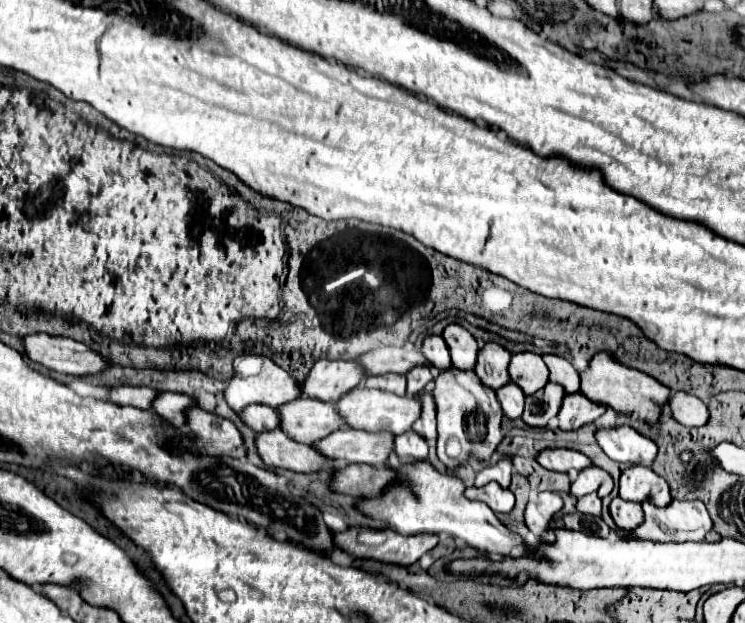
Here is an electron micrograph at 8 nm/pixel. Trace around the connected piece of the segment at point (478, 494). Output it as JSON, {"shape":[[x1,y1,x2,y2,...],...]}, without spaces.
{"shape":[[495,481,485,487,469,487,465,491,465,497,487,503,495,513,509,513,515,507,513,493,509,493,509,489,503,489]]}

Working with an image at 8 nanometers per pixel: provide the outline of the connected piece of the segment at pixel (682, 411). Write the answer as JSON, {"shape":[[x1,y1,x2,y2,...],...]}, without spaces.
{"shape":[[677,391,671,395,669,409,673,417,685,427,701,427,709,419,707,405,699,397,689,395,685,391]]}

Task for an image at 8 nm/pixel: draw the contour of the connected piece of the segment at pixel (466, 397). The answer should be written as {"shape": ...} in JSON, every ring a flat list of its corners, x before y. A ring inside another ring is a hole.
{"shape":[[449,367,439,371,437,379,435,379,435,389,433,389,433,397,435,397,435,405,437,405,437,431,439,431,439,439,437,439,437,455,439,459,449,467,455,469,459,463,463,463,471,453,477,455,479,459,487,461,491,457,491,453,495,451,495,447,499,445,499,441,503,439,501,435,501,405,495,397,495,391,489,389,487,385,481,383,481,379,477,377,477,373,463,371,457,367],[449,437,457,437,461,451,457,457,449,457,445,453,445,441]]}

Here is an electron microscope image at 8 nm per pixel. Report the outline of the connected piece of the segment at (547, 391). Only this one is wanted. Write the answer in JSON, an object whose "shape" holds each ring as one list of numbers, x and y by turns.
{"shape":[[547,381,543,389,525,397,525,411,521,415,523,421,529,427,547,427,549,419,559,413,563,395,565,395,565,389,561,385]]}

